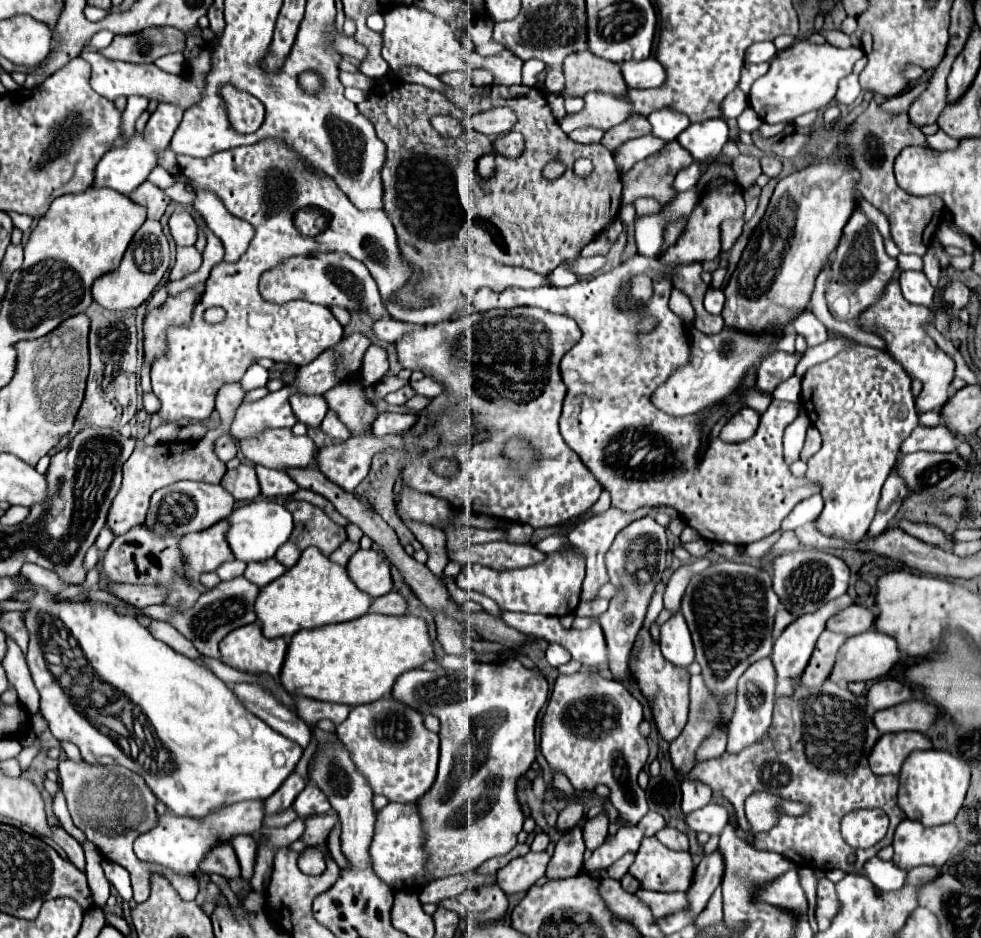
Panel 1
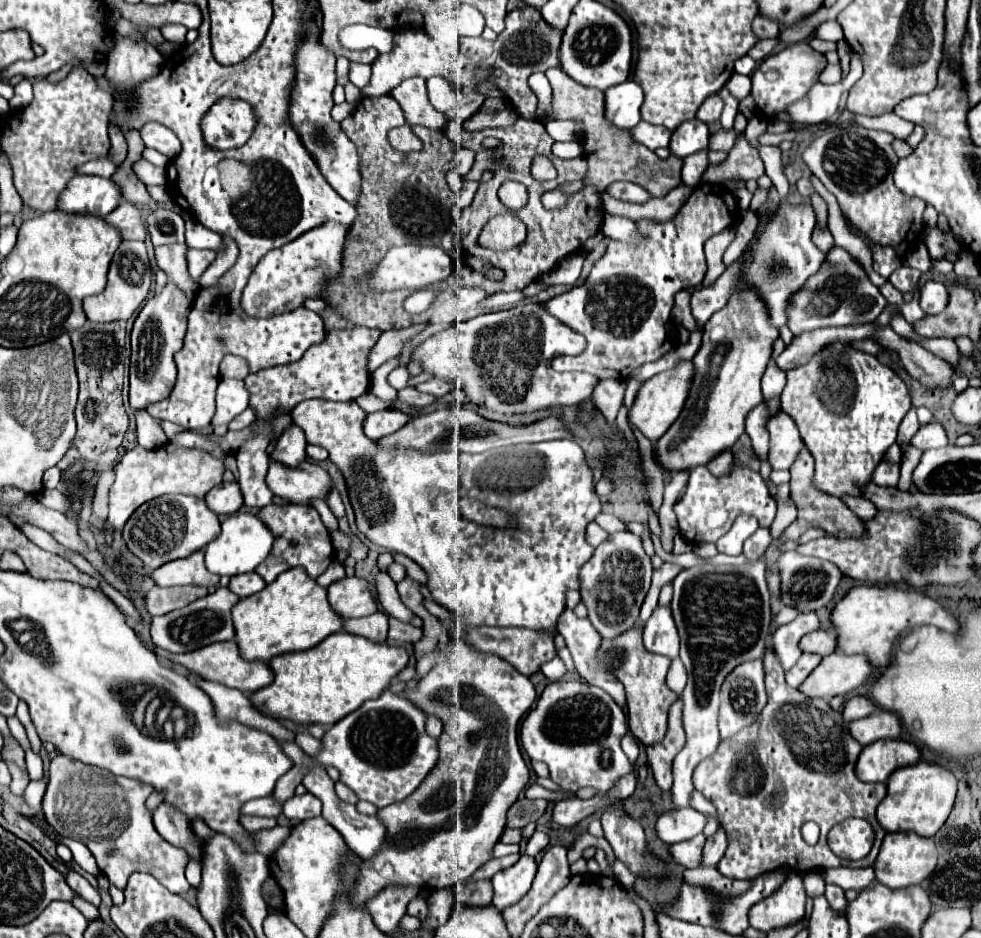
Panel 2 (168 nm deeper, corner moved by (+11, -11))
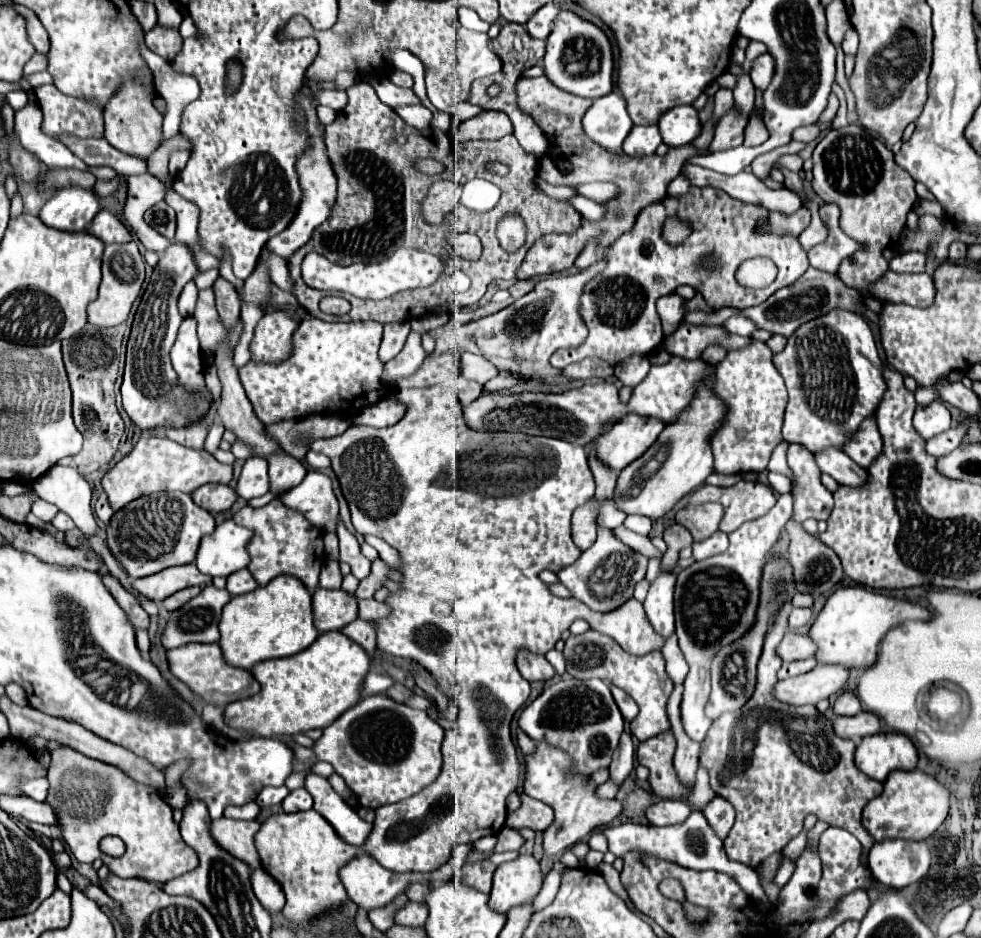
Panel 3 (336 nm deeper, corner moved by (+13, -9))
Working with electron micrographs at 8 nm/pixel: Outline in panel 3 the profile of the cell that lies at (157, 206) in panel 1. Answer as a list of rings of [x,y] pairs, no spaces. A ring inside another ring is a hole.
[[[100,210],[98,218],[94,218],[94,222],[88,226],[86,232],[100,238],[104,244],[132,240],[132,234],[126,230],[126,226],[108,210]]]

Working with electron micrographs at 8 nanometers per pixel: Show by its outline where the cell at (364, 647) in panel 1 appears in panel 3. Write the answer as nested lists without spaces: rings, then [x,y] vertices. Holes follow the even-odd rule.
[[[342,632],[320,634],[310,648],[294,656],[256,664],[250,672],[260,682],[260,692],[228,704],[224,722],[254,736],[292,736],[312,728],[326,728],[360,700],[368,670],[370,658],[356,642]]]

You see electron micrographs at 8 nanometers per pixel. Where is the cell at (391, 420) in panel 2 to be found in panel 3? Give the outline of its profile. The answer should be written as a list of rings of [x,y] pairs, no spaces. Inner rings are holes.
[[[386,398],[378,402],[376,406],[364,408],[360,414],[354,416],[354,422],[374,426],[374,428],[386,428],[386,426],[396,424],[404,414],[406,414],[406,406],[400,400]]]

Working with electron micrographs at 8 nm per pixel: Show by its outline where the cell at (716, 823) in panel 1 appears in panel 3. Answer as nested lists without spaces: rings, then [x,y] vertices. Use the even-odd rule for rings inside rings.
[[[660,800],[646,810],[646,818],[654,826],[670,826],[684,822],[690,812],[690,806],[682,800]]]

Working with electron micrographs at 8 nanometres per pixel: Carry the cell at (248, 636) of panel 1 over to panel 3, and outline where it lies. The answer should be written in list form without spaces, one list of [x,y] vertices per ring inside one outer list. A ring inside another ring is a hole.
[[[186,644],[182,648],[168,650],[170,672],[182,680],[194,694],[198,694],[206,704],[226,706],[230,702],[254,696],[260,692],[260,684],[254,680],[250,670],[228,666],[222,658],[222,650],[218,644]]]

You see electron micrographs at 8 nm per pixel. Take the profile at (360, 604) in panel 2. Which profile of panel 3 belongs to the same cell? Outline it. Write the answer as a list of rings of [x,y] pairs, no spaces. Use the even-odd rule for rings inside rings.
[[[316,588],[316,592],[312,594],[312,614],[316,630],[320,634],[340,630],[356,620],[358,616],[356,598],[354,594],[348,594],[344,590]]]

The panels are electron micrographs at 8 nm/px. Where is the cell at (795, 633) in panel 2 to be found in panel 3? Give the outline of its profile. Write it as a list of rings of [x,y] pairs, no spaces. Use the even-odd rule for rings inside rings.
[[[792,608],[790,616],[788,616],[788,622],[790,622],[790,628],[798,628],[798,626],[808,624],[810,618],[812,618],[810,608]]]

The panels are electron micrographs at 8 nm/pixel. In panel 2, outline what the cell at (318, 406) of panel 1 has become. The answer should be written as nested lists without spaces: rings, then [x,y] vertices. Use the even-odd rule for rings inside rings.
[[[290,424],[278,438],[276,450],[272,452],[272,458],[294,468],[302,460],[306,460],[306,436],[300,426]]]

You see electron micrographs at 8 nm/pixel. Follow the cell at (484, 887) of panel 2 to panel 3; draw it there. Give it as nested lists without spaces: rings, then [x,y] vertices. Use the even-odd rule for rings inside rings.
[[[482,860],[482,862],[474,862],[474,864],[464,864],[462,868],[462,882],[488,894],[492,888],[492,874],[496,870],[496,864],[492,864],[490,860]]]

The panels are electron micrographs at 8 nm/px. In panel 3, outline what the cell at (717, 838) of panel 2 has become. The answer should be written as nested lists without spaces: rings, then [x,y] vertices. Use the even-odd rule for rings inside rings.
[[[714,796],[714,800],[704,808],[704,814],[706,814],[710,826],[716,830],[716,834],[724,840],[734,824],[734,816],[736,816],[734,806],[726,798]]]

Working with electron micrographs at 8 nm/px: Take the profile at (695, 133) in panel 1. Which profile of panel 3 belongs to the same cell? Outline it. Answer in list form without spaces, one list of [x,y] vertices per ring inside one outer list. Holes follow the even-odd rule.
[[[676,106],[674,110],[666,110],[666,114],[658,120],[658,128],[664,144],[668,146],[690,144],[702,130],[698,112],[692,106]]]

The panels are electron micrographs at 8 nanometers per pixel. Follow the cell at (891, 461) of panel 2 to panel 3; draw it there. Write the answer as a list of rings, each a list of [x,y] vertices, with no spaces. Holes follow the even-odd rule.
[[[866,418],[866,422],[862,422],[862,430],[858,430],[858,434],[854,434],[854,438],[842,446],[842,450],[862,468],[868,468],[872,464],[872,460],[880,454],[880,448],[882,436],[876,428],[876,418]]]

